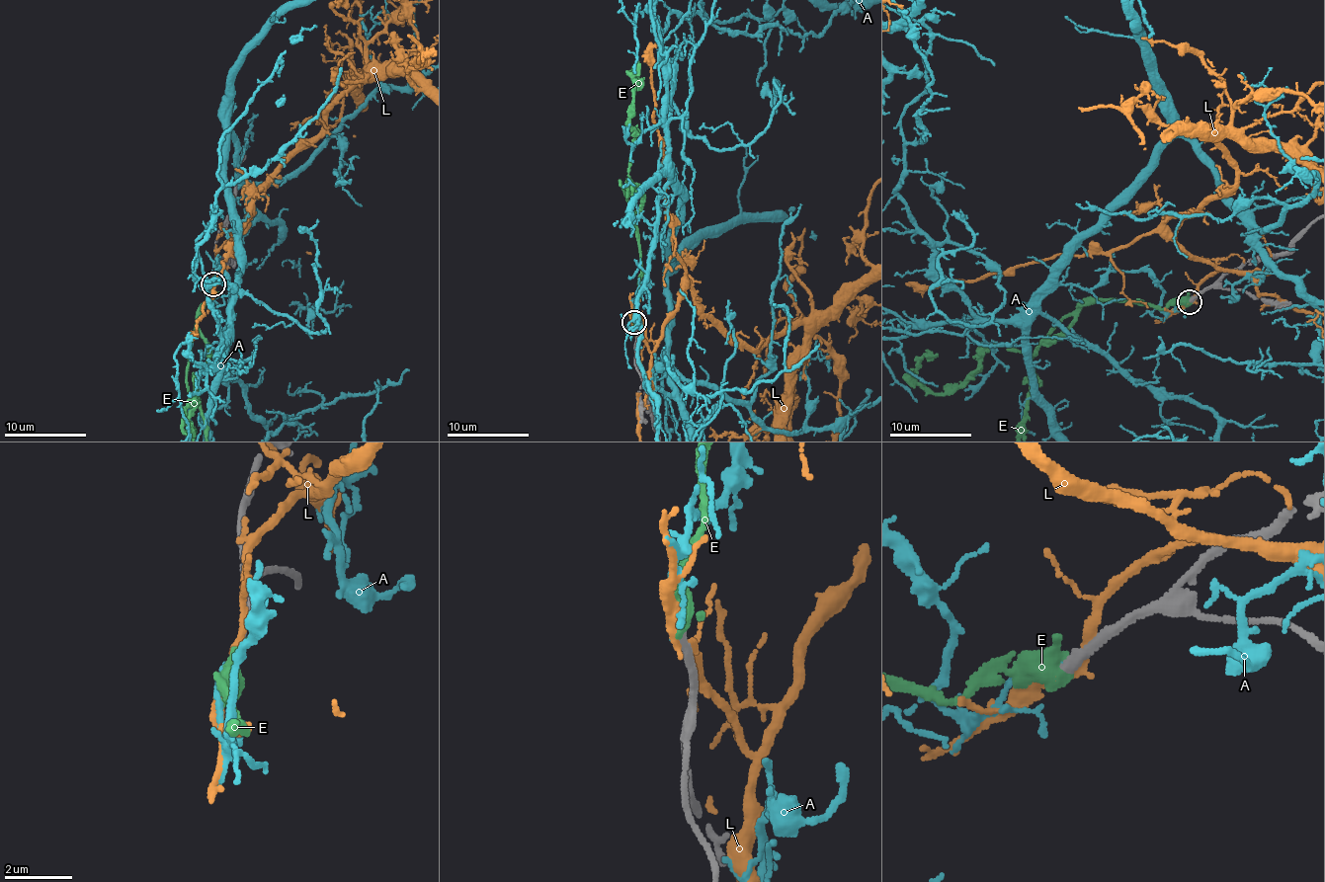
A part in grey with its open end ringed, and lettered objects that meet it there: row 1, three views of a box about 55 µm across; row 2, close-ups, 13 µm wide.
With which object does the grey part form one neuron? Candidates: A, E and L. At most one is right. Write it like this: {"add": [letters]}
{"add": ["E"]}

